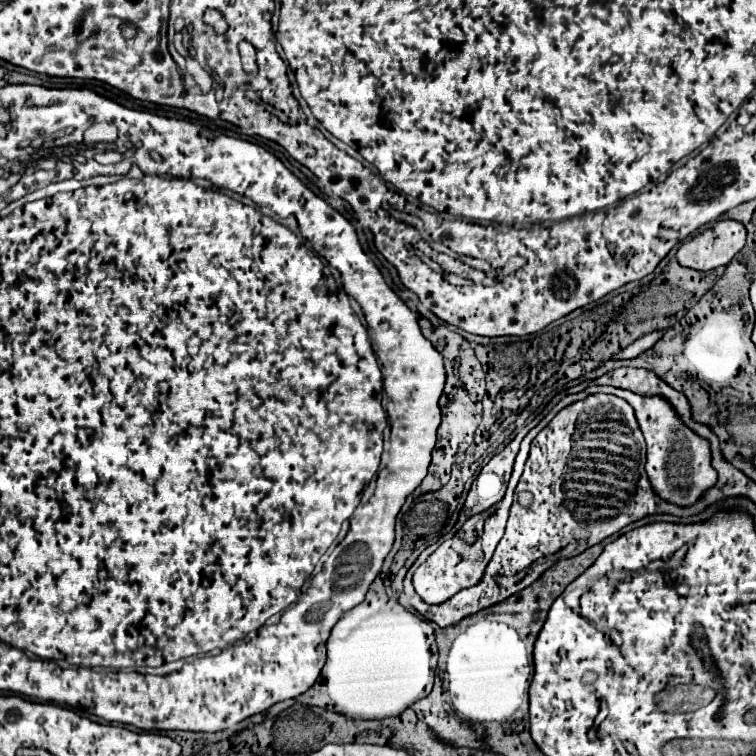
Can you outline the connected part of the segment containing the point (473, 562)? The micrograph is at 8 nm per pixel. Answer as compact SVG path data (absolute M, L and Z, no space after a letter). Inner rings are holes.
M530 440L520 446L520 452L516 456L514 470L512 470L512 476L510 476L510 482L508 482L506 496L494 506L494 512L492 514L488 514L488 512L486 514L476 514L476 516L468 518L464 522L464 528L460 528L460 532L456 532L454 538L442 542L436 548L436 552L430 554L428 560L416 568L416 572L412 576L412 584L414 584L416 592L418 592L418 596L422 600L426 600L428 604L440 604L440 602L448 600L450 596L454 596L458 590L478 584L478 580L482 578L482 572L484 572L486 564L490 562L490 558L494 554L494 548L496 548L496 544L500 542L500 538L504 534L508 510L510 510L510 504L512 504L512 494L514 494L514 488L516 488L518 478L522 474L524 462L528 458L528 444L530 444ZM472 532L474 532L474 542L470 544L466 540L466 534L472 534Z

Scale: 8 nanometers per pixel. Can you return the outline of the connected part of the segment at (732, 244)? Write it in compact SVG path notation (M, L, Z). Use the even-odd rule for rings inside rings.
M720 220L712 228L694 234L678 248L678 262L700 272L728 264L746 244L746 228L738 220Z

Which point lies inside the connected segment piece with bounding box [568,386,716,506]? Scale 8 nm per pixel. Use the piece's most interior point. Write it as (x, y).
(679, 464)

